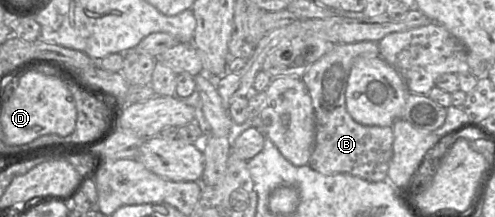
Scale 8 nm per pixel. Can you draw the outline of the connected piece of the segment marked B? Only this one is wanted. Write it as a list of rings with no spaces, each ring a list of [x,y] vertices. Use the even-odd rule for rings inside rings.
[[[378,42],[335,44],[334,48],[315,61],[301,77],[312,100],[315,114],[315,141],[308,165],[324,175],[347,173],[370,182],[388,180],[389,163],[393,155],[393,128],[390,126],[366,126],[357,123],[348,113],[345,92],[353,60],[358,56],[380,56]]]

